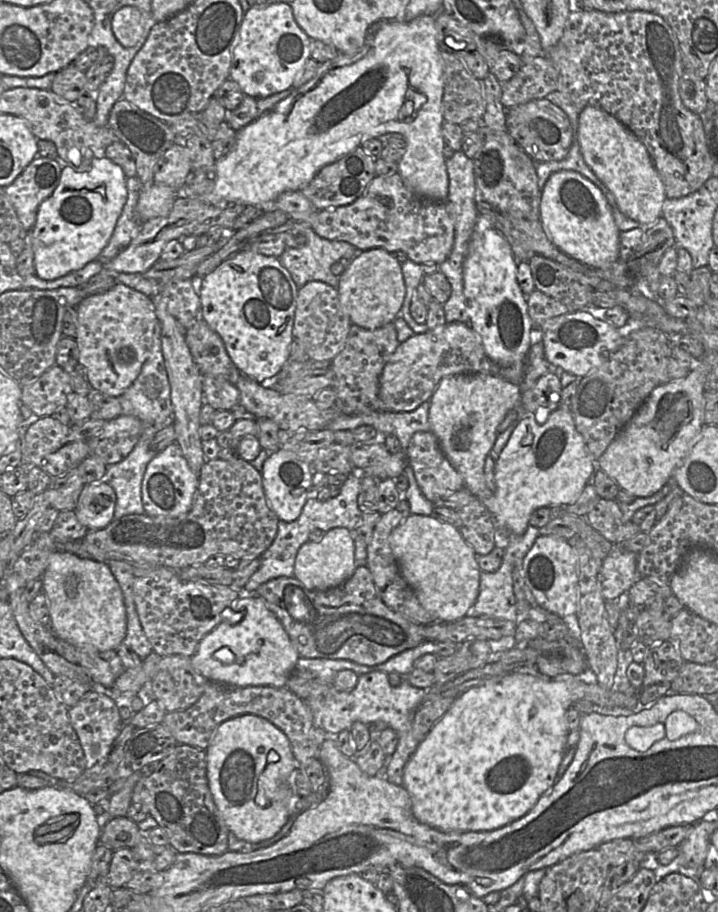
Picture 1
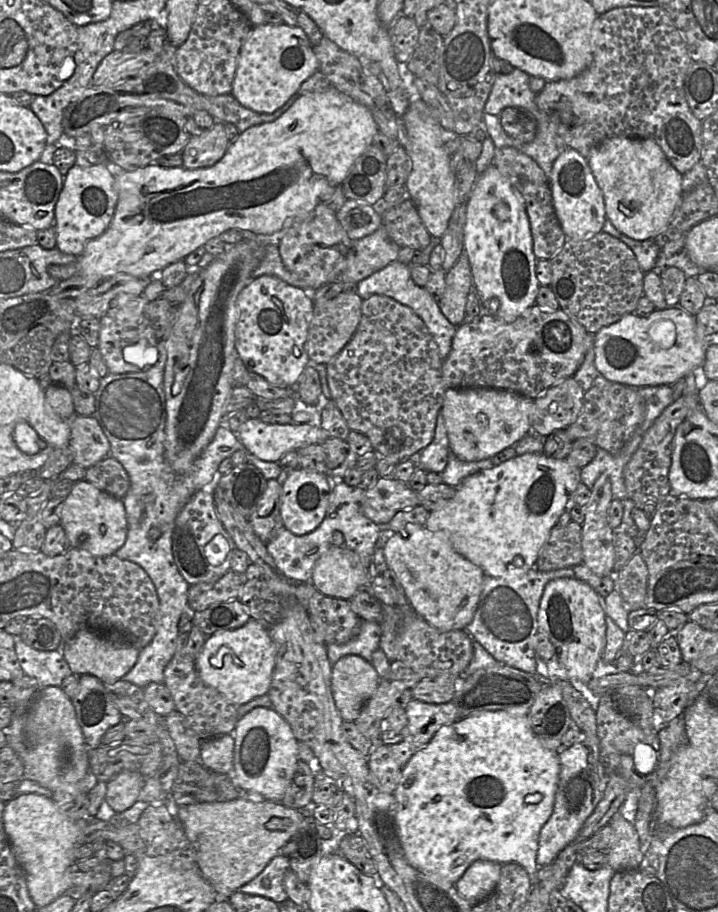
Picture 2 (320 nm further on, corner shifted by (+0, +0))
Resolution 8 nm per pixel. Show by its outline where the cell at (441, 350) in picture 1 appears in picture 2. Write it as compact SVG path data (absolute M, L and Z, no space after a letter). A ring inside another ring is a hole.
M534 304L531 308L527 309L521 316L513 322L504 322L494 315L479 315L469 323L462 323L457 326L455 335L452 340L451 351L442 363L442 380L446 389L455 388L492 388L506 391L513 391L524 395L531 399L536 399L542 395L549 387L561 382L564 379L573 377L574 373L583 363L587 351L593 348L594 335L589 334L585 328L577 322L573 317L566 314L561 309L556 311L546 311L543 308Z

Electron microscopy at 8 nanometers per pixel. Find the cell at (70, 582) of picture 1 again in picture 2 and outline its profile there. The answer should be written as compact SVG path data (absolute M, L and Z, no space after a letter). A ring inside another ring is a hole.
M81 630L63 643L63 655L73 674L90 674L103 683L114 683L122 679L135 665L139 651L126 640L111 639L91 630Z

